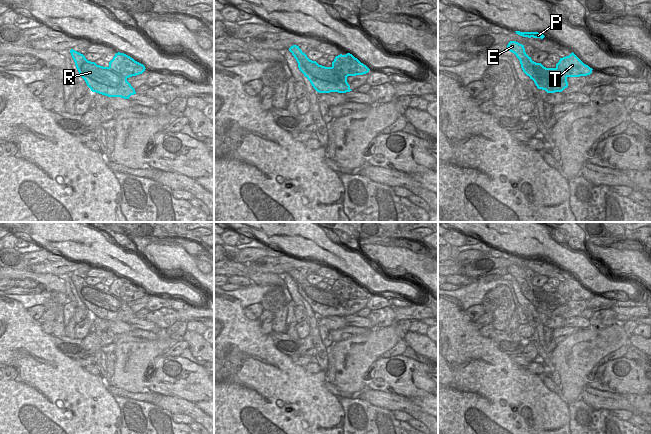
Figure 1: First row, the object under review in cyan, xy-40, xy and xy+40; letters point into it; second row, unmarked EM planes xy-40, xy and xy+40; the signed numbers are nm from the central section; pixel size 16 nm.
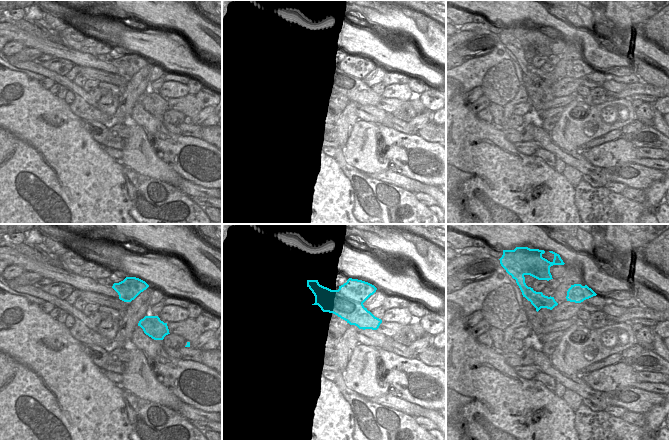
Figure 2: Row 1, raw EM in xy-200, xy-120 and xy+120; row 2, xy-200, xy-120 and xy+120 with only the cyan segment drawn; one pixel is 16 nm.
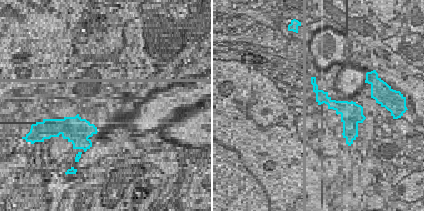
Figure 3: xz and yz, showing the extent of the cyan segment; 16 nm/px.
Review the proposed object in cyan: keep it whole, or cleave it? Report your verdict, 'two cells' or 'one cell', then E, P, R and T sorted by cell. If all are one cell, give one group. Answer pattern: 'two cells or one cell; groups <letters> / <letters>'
two cells; groups E R / P T

